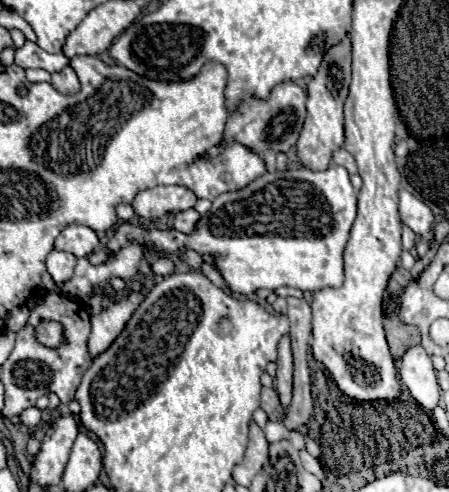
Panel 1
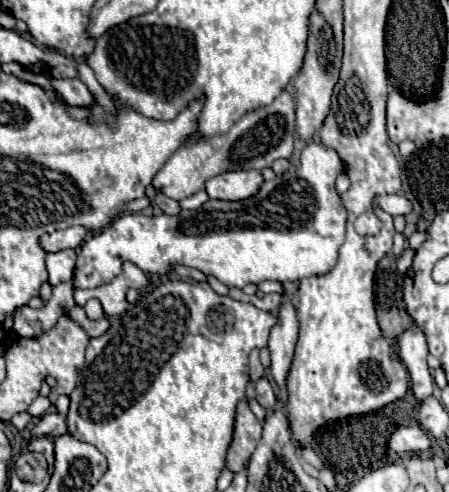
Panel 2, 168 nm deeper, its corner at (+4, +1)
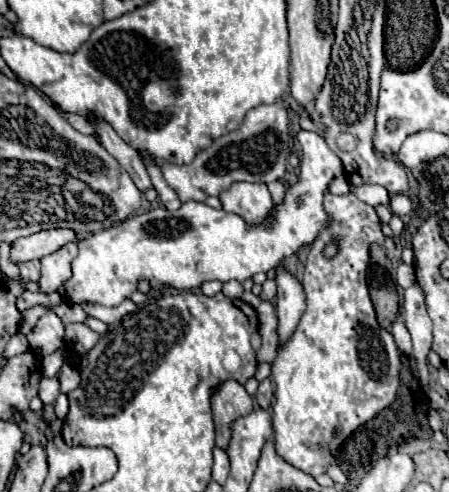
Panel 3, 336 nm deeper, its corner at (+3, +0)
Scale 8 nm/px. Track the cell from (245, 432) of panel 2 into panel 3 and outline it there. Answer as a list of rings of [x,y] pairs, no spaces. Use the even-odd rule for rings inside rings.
[[[229,380],[213,394],[213,416],[217,432],[215,442],[221,450],[227,450],[229,446],[233,420],[247,416],[249,412],[253,412],[253,400],[239,382]]]

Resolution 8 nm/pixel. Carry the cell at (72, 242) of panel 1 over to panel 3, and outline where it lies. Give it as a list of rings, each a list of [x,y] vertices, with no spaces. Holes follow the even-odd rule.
[[[67,228],[37,232],[37,234],[15,240],[15,244],[11,246],[11,260],[15,264],[19,264],[19,262],[43,258],[47,254],[57,252],[65,244],[75,242],[75,240],[77,240],[77,234],[73,230],[67,230]]]

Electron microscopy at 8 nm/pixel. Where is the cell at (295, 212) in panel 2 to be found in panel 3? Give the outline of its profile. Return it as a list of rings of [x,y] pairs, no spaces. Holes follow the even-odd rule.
[[[299,132],[297,140],[303,148],[303,160],[301,160],[301,172],[299,182],[287,186],[285,200],[281,204],[275,204],[275,216],[267,218],[261,224],[249,224],[241,216],[215,210],[201,202],[185,202],[179,210],[169,212],[167,208],[153,208],[145,214],[129,216],[127,220],[119,222],[117,226],[111,226],[107,230],[101,230],[85,240],[79,240],[79,256],[73,260],[73,276],[71,280],[61,286],[59,294],[65,296],[71,302],[93,302],[103,306],[117,306],[125,298],[131,296],[137,288],[137,280],[145,278],[149,280],[151,288],[161,286],[173,286],[177,290],[191,290],[199,288],[205,280],[219,280],[229,282],[237,280],[243,282],[247,278],[253,278],[257,272],[271,272],[277,266],[283,264],[285,258],[297,254],[301,248],[313,244],[313,240],[319,236],[321,230],[329,226],[329,214],[323,208],[323,196],[327,192],[329,182],[335,176],[343,174],[343,164],[339,156],[329,150],[325,140],[315,132]]]

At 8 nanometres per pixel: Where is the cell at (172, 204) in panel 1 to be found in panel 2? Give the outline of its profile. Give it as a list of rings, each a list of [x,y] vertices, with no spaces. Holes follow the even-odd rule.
[[[282,91],[270,105],[264,105],[260,109],[254,109],[250,113],[246,113],[238,123],[234,123],[230,127],[230,131],[226,135],[220,137],[212,137],[212,139],[196,139],[188,145],[182,145],[174,151],[174,155],[164,163],[164,167],[156,173],[156,177],[152,179],[154,187],[160,187],[160,191],[164,191],[164,195],[180,201],[186,199],[190,195],[194,195],[196,191],[204,189],[204,183],[220,173],[226,171],[262,171],[264,167],[272,167],[272,163],[280,157],[290,157],[292,155],[292,147],[294,147],[294,97],[288,91]]]

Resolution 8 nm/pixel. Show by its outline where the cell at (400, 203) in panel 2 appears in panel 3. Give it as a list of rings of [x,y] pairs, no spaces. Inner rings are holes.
[[[359,186],[355,188],[355,194],[369,206],[389,206],[389,194],[383,186]]]

